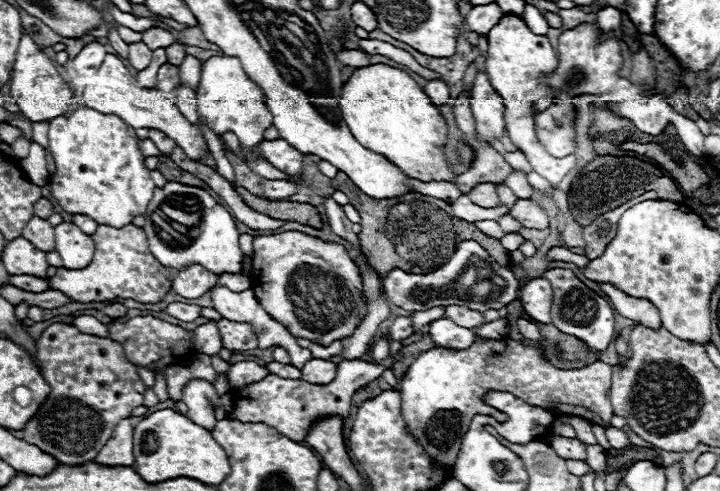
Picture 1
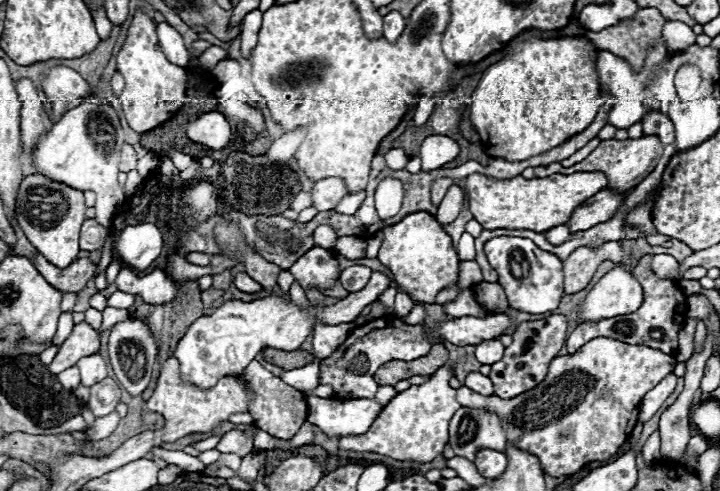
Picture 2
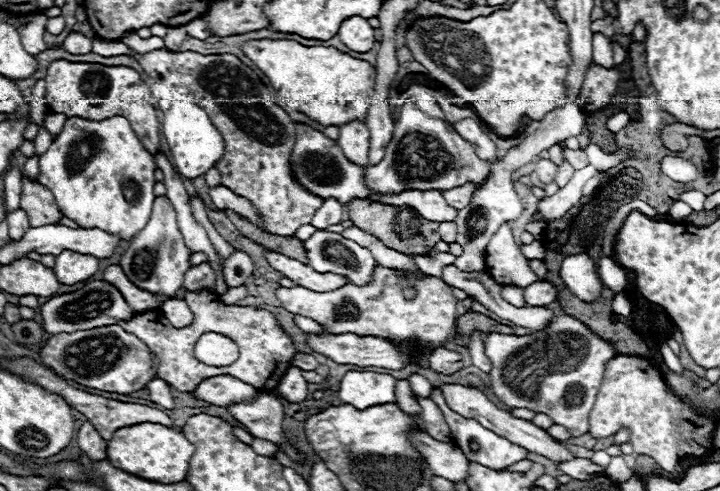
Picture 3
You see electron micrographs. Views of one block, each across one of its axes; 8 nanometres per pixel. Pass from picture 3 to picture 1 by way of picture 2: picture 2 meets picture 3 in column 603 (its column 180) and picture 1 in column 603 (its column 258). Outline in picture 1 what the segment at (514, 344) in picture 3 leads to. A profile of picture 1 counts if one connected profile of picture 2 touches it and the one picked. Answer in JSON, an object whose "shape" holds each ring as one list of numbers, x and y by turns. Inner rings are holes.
{"shape":[[554,268,554,270,546,272,546,278,552,284,552,296,554,296,554,300,552,300,552,324,562,332,584,340,594,350,606,350,606,346,615,338,612,306,602,296,598,296,594,290,590,290,584,282,580,282,572,270]]}

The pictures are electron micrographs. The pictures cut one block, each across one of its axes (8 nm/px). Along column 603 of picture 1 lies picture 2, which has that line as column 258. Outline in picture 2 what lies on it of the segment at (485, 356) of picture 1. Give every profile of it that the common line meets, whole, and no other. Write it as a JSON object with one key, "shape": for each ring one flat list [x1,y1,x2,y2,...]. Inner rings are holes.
{"shape":[[252,360,248,364,248,368,240,374,240,380,254,392,250,404,248,404,248,412,254,418,254,426,262,428,264,432,268,432,274,438,282,438,288,440,292,438,300,426,306,422,308,416,308,404,304,398,304,392,284,384,278,376,274,376,272,372,268,372,260,362]]}

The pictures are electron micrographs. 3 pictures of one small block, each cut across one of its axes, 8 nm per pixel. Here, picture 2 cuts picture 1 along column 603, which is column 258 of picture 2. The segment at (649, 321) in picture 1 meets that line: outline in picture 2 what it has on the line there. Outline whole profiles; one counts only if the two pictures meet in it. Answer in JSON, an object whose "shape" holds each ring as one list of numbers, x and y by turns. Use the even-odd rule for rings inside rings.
{"shape":[[238,272,236,276,234,276,234,286,238,288,238,290,242,290,242,292,258,292,262,286,256,282,256,280,252,280,246,272]]}

